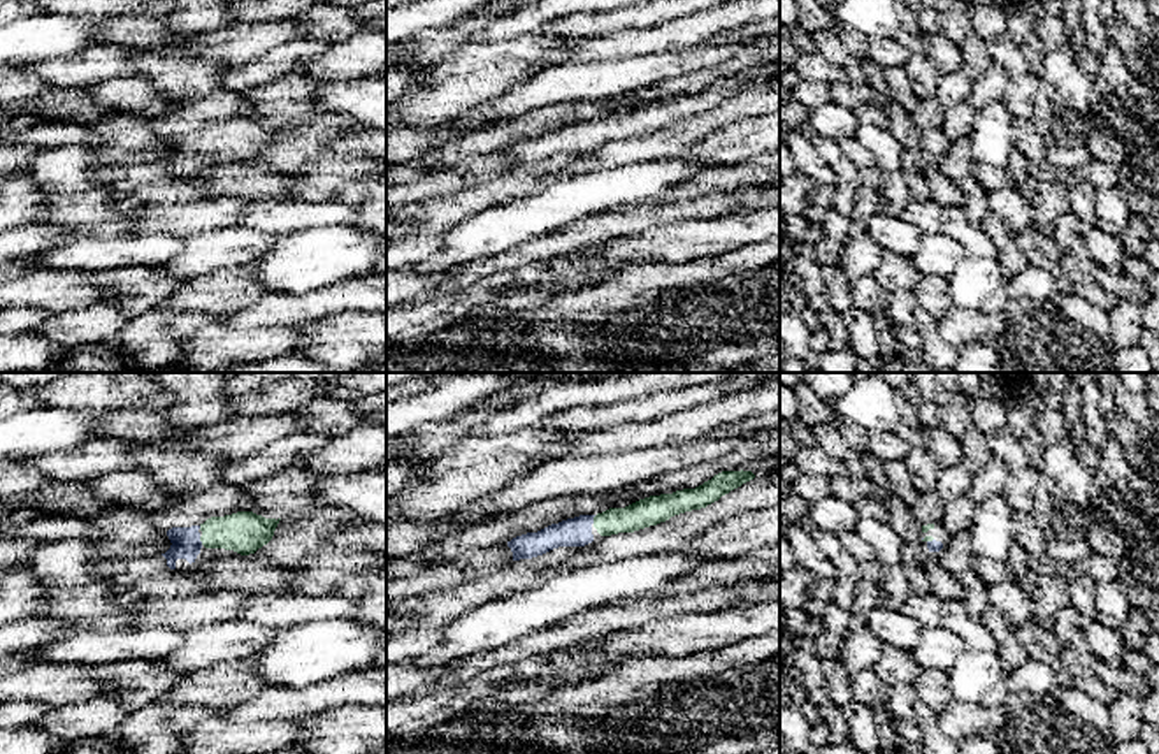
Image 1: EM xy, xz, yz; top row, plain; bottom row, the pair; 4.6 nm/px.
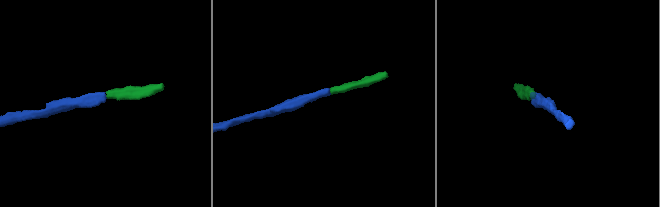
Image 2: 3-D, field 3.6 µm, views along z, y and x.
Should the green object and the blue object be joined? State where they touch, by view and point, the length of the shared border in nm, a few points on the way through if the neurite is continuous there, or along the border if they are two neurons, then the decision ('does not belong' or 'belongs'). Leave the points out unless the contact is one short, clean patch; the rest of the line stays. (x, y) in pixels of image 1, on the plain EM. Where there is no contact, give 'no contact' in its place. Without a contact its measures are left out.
xy (201, 146) | 40 nm | across xy (244, 139), (216, 139), (201, 146), (187, 150) | belongs

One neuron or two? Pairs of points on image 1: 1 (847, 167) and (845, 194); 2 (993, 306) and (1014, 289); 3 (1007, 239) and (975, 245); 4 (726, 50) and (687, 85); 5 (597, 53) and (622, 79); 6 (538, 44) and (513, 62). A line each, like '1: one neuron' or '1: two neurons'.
1: one neuron
2: one neuron
3: two neurons
4: two neurons
5: two neurons
6: one neuron

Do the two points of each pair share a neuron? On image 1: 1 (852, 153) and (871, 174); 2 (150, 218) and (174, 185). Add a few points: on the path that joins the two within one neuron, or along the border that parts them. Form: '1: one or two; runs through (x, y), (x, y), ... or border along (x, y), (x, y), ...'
1: one; runs through (857, 159), (868, 169)
2: two; border along (158, 202), (144, 206)

